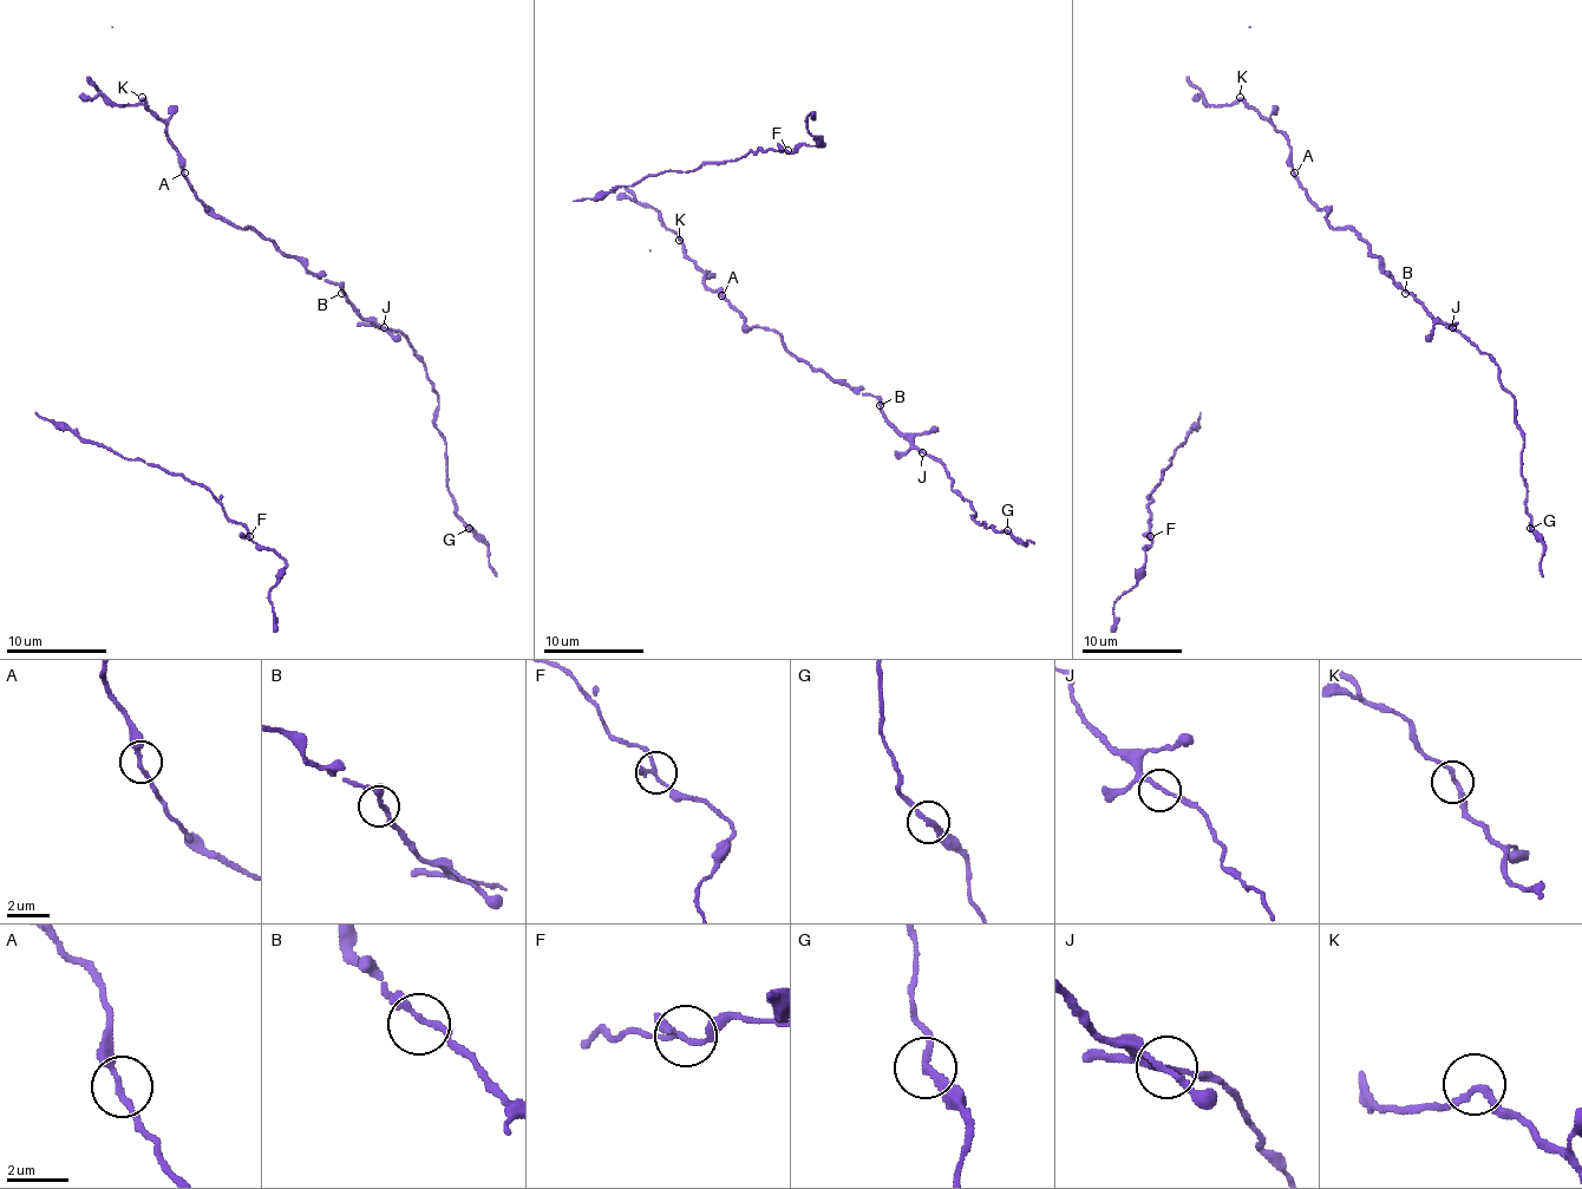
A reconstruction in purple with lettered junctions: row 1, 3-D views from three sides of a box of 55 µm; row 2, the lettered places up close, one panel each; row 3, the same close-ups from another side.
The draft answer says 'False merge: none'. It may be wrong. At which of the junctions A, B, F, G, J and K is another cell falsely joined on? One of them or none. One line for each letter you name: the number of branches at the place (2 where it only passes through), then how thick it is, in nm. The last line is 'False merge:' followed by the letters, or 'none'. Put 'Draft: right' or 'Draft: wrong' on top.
Draft: right
False merge: none

